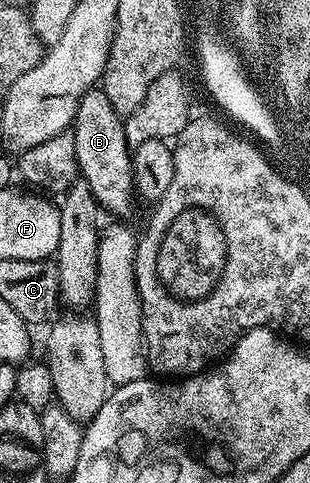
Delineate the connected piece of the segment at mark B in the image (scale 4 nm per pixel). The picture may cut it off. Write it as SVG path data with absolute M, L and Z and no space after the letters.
M100 87L89 91L78 100L78 109L74 112L74 124L72 136L76 147L76 159L78 160L78 172L81 180L88 183L92 195L96 195L99 206L110 213L115 213L115 218L126 219L126 216L134 209L136 194L134 192L134 170L132 168L132 153L126 143L126 127L123 118L112 107L106 93Z

